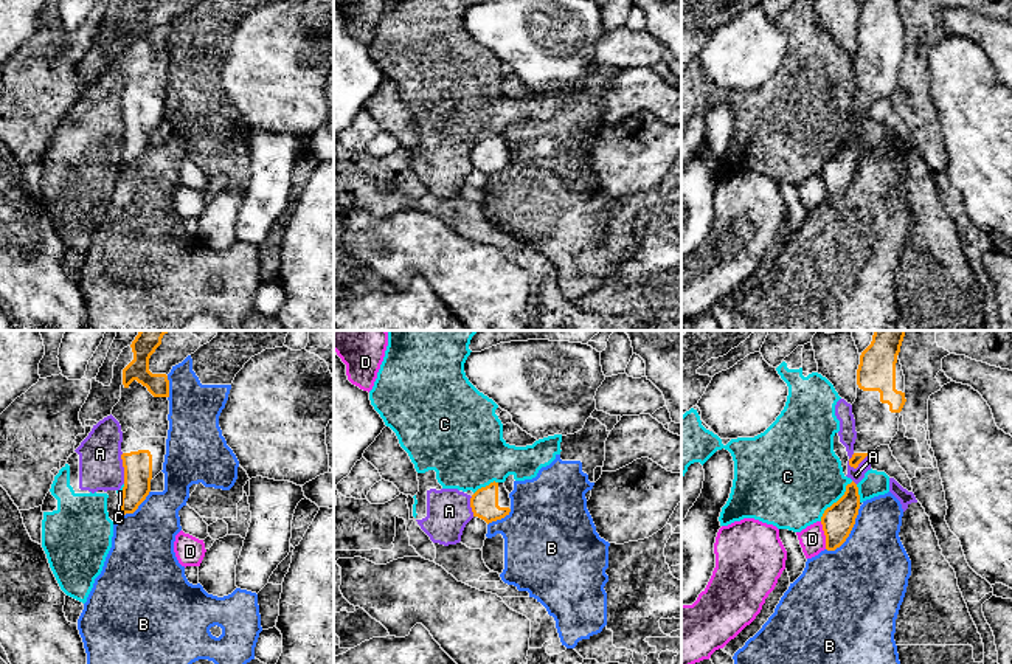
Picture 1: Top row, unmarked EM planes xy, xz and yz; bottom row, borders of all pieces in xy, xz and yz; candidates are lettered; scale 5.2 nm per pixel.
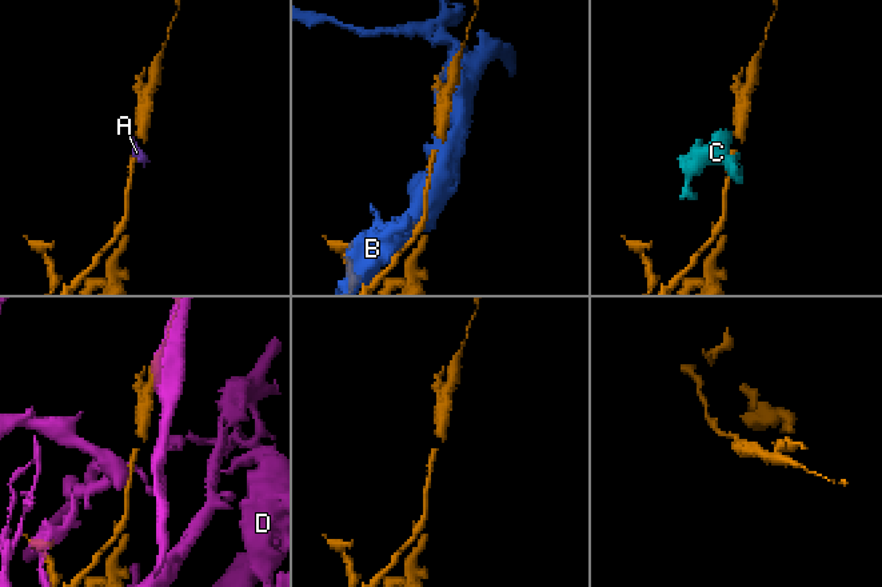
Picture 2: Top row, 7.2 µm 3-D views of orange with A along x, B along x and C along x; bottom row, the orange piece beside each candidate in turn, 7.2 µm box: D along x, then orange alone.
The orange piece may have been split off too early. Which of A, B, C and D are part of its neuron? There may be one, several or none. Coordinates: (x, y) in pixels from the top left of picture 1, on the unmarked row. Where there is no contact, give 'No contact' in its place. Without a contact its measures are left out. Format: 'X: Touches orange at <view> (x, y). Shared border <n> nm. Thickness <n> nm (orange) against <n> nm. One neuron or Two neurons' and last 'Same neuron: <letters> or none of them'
A: Touches orange at yz (857, 118). Shared border 120 nm. Thickness 60 nm (orange) against 70 nm. Two neurons
B: Touches orange at yz (849, 185). Shared border 300 nm. Thickness 160 nm (orange) against 420 nm. Two neurons
C: Touches orange at yz (837, 154). Shared border 260 nm. Thickness 160 nm (orange) against 460 nm. Two neurons
D: Touches orange at yz (824, 186). Shared border 150 nm. Thickness 160 nm (orange) against 140 nm. Two neurons
Same neuron: none of them

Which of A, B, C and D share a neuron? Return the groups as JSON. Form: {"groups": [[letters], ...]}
{"groups": [["A", "C"], ["B"], ["D"]]}

